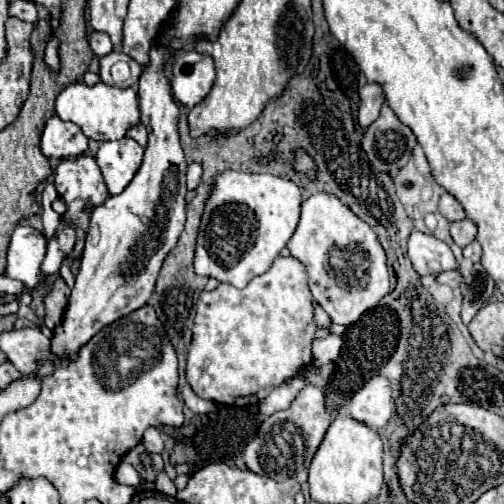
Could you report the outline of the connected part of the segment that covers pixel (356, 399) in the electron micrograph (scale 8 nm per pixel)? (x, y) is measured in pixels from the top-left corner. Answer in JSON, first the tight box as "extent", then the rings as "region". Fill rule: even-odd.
{"extent":[349,376,393,428],"region":[[[381,376],[369,378],[363,388],[349,402],[349,414],[369,428],[381,428],[389,422],[393,412],[389,382]]]}

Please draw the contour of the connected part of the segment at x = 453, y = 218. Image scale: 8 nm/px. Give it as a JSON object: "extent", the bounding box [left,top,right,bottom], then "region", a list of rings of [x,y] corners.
{"extent":[439,194,465,222],"region":[[[443,194],[441,200],[439,200],[439,212],[449,220],[449,222],[457,222],[457,220],[463,220],[465,218],[465,210],[463,206],[451,196],[451,194]]]}

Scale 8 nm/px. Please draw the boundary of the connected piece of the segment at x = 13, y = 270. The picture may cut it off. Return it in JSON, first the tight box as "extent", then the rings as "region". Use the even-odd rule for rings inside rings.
{"extent":[7,226,47,288],"region":[[[15,226],[7,251],[7,276],[21,280],[29,288],[43,282],[41,262],[47,252],[47,238],[33,226]]]}

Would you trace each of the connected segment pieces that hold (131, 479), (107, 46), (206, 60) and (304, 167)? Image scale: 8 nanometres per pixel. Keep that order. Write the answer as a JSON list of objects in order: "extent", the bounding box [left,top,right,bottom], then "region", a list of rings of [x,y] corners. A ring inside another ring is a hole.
[{"extent":[115,462,143,488],"region":[[[121,462],[119,464],[119,468],[117,468],[117,472],[115,472],[115,478],[119,480],[119,484],[127,484],[127,486],[131,486],[131,488],[137,488],[143,480],[139,478],[139,474],[135,472],[135,468],[131,466],[131,464],[127,464],[127,462]]]},{"extent":[89,32,113,56],"region":[[[93,32],[89,36],[89,44],[91,44],[91,48],[93,48],[93,52],[97,56],[105,56],[105,54],[109,54],[113,50],[111,40],[109,40],[109,36],[105,32]]]},{"extent":[171,50,215,108],"region":[[[195,50],[181,52],[171,66],[171,84],[175,98],[187,106],[193,108],[203,100],[215,80],[215,66],[211,56],[199,54]]]},{"extent":[295,154,315,178],"region":[[[299,154],[295,160],[295,168],[301,170],[303,174],[307,174],[309,178],[313,178],[313,170],[315,170],[315,162],[307,156],[307,154]]]}]

